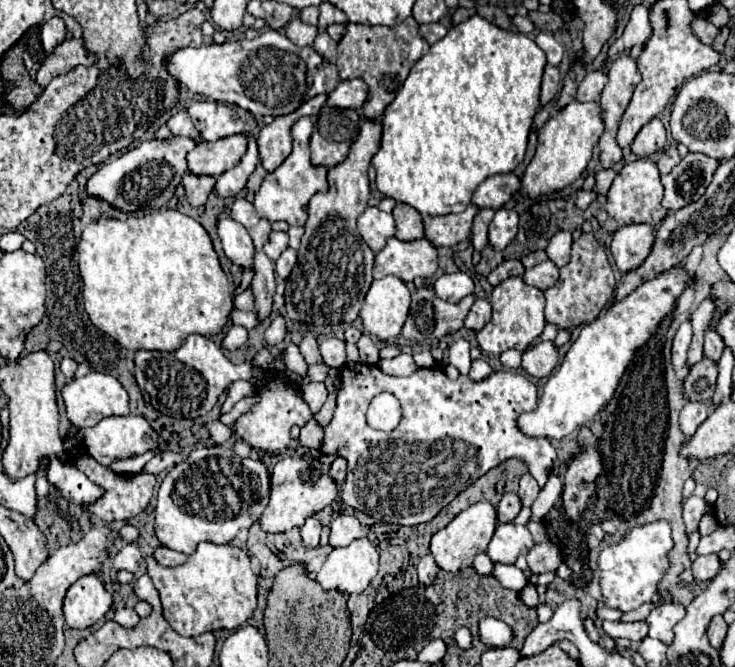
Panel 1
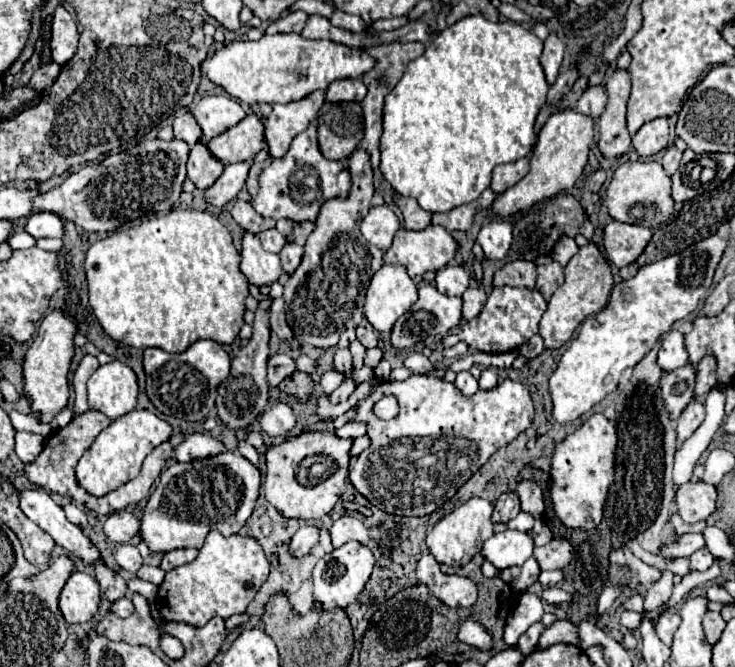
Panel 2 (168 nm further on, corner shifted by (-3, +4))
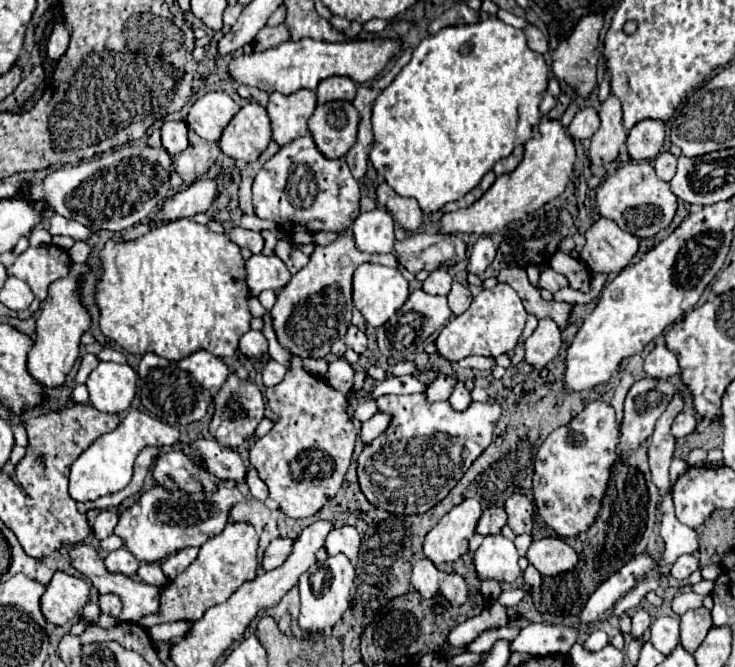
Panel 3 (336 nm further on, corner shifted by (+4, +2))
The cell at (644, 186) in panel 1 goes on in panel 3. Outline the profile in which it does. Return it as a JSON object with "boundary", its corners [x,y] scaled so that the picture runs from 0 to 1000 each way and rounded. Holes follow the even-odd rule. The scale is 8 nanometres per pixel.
{"boundary":[[[857,243],[844,249],[824,273],[811,285],[811,306],[822,327],[835,330],[846,345],[865,357],[890,357],[898,345],[906,345],[920,321],[920,294],[912,276],[898,270],[884,243]]]}

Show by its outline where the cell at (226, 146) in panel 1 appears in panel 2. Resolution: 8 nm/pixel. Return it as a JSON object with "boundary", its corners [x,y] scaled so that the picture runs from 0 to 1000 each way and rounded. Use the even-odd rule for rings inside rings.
{"boundary":[[[336,174],[322,189],[287,207],[279,219],[306,249],[341,240],[355,222],[361,222],[358,183],[350,174]]]}

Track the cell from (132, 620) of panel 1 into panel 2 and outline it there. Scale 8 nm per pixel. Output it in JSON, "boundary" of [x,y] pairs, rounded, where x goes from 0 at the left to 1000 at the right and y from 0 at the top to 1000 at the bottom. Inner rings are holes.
{"boundary":[[[162,897],[162,900],[156,900],[156,903],[154,903],[151,918],[154,918],[154,921],[159,921],[162,927],[176,927],[176,924],[181,921],[181,906],[178,906],[178,900],[176,900],[176,897]]]}

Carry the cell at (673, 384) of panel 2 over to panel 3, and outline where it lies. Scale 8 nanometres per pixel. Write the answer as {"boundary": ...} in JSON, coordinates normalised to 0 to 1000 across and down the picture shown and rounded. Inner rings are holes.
{"boundary":[[[876,567],[854,585],[852,600],[849,600],[849,627],[844,636],[844,663],[841,663],[841,687],[844,690],[857,687],[865,678],[865,672],[876,660],[884,657],[893,630],[906,615],[914,594],[917,594],[917,579],[909,570],[895,570],[895,567]]]}

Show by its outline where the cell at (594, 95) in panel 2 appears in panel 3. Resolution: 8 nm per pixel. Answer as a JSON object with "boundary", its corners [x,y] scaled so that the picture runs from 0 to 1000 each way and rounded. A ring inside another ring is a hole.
{"boundary":[[[795,159],[784,174],[781,180],[776,183],[773,189],[773,198],[778,207],[784,210],[795,210],[795,207],[805,207],[805,201],[814,195],[816,189],[816,180],[814,180],[814,168],[803,159]]]}

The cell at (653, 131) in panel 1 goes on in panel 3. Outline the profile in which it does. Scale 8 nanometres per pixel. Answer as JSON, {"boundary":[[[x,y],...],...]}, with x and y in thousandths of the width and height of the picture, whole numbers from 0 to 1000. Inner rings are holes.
{"boundary":[[[873,180],[868,183],[852,210],[854,231],[863,240],[884,240],[903,219],[903,183],[901,180]]]}

